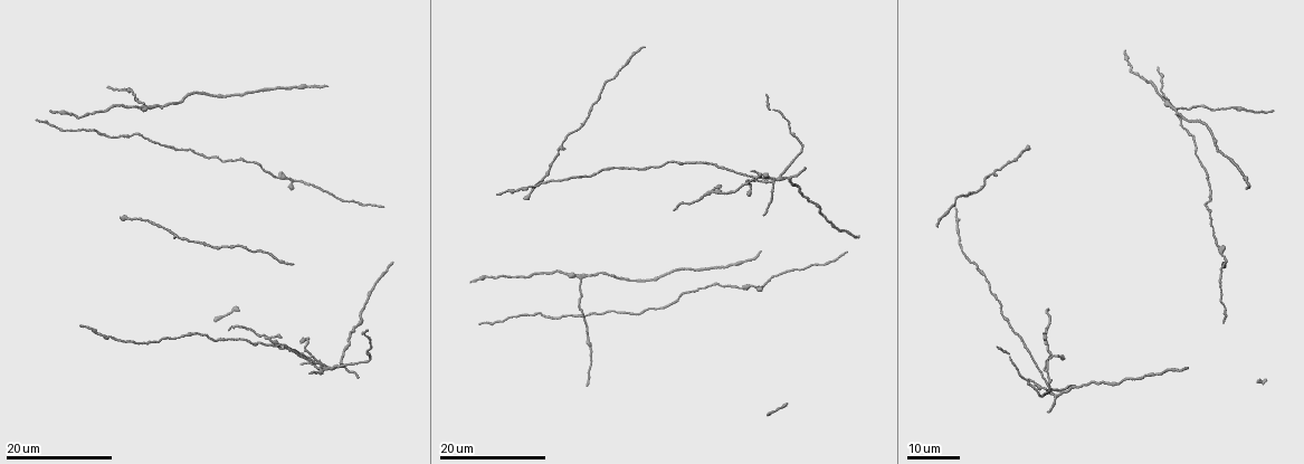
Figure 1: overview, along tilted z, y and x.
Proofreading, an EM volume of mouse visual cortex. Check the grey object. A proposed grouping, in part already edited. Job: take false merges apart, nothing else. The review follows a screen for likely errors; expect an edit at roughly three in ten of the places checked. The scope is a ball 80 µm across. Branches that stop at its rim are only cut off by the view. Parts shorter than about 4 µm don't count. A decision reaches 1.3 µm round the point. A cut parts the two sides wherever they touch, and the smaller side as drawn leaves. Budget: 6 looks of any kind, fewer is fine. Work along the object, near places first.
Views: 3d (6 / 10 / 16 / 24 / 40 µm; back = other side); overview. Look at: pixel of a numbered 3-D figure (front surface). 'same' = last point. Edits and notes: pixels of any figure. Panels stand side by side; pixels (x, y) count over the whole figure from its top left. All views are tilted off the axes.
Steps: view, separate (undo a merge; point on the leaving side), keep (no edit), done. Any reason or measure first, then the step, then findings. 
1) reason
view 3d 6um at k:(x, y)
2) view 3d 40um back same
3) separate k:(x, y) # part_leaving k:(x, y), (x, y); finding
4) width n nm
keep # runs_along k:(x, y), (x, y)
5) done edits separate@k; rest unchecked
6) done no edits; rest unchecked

view 3d 16um at 1:(980, 191)

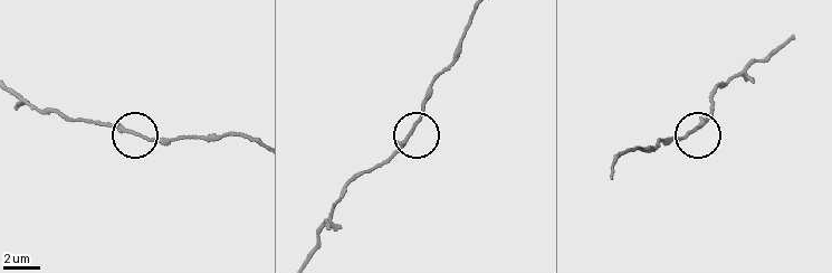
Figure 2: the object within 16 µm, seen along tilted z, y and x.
view 3d 10um at 2:(407, 140)

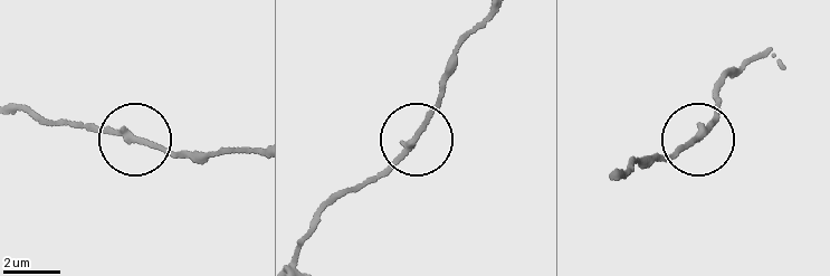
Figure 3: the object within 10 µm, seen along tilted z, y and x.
side_arm 21 um
keep # all the same neuron

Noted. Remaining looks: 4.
three arms meet
view 3d 24um at 1:(990, 173)

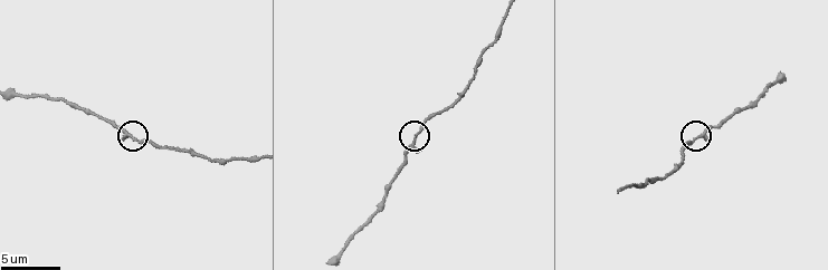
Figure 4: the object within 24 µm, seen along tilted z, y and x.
view 3d 10um at 4:(132, 139)

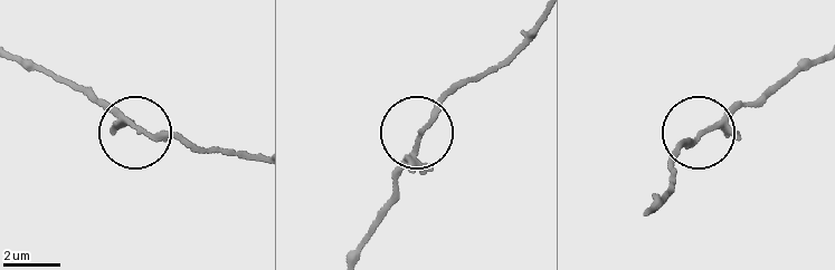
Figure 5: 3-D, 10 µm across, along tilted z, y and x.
view 3d 10um back at 5:(703, 132)

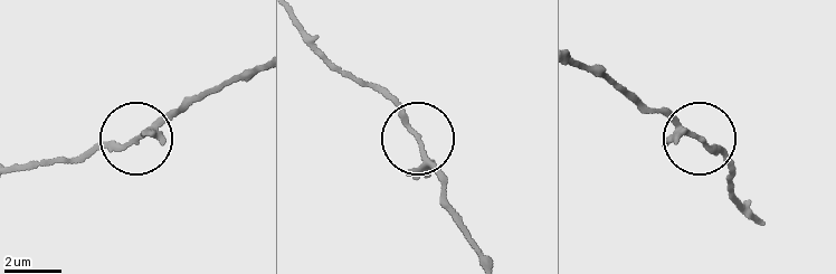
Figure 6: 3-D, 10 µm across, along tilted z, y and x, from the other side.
width 130 nm
keep # continuous, no second neuron

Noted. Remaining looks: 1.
done no edits; rest unchecked

